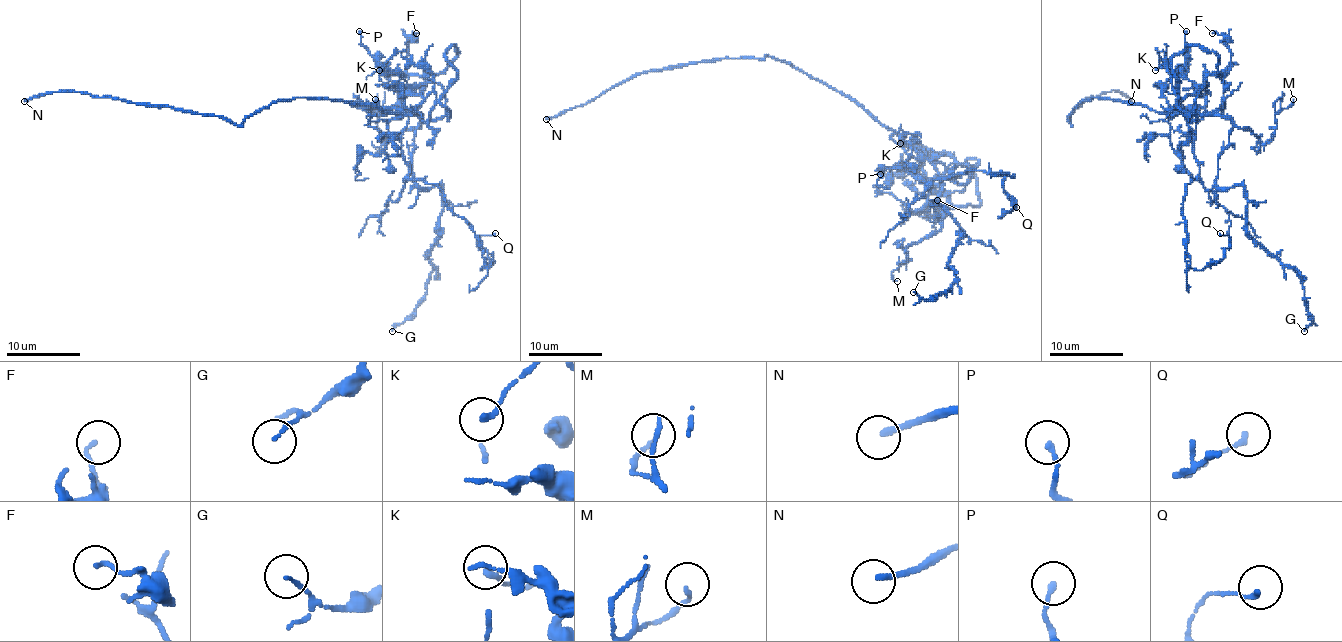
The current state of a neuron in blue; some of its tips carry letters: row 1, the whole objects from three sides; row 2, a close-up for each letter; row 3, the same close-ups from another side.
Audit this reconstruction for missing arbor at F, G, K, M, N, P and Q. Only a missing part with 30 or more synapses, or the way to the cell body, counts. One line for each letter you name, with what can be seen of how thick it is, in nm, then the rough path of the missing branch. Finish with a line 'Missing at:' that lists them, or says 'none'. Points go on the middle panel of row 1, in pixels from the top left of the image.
N: 190 nm thick
Missing at: N

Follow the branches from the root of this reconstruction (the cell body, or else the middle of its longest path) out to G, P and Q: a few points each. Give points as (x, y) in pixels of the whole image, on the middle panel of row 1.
G: (895, 134), (941, 180), (935, 216), (939, 203), (965, 235), (950, 257), (948, 292), (928, 299), (913, 292)
P: (895, 134), (924, 159), (939, 161), (945, 170), (930, 183), (921, 170), (904, 170), (891, 176), (880, 174)
Q: (895, 134), (937, 172), (932, 202), (923, 181), (985, 170), (1005, 172), (1013, 207), (998, 216), (1016, 207)

